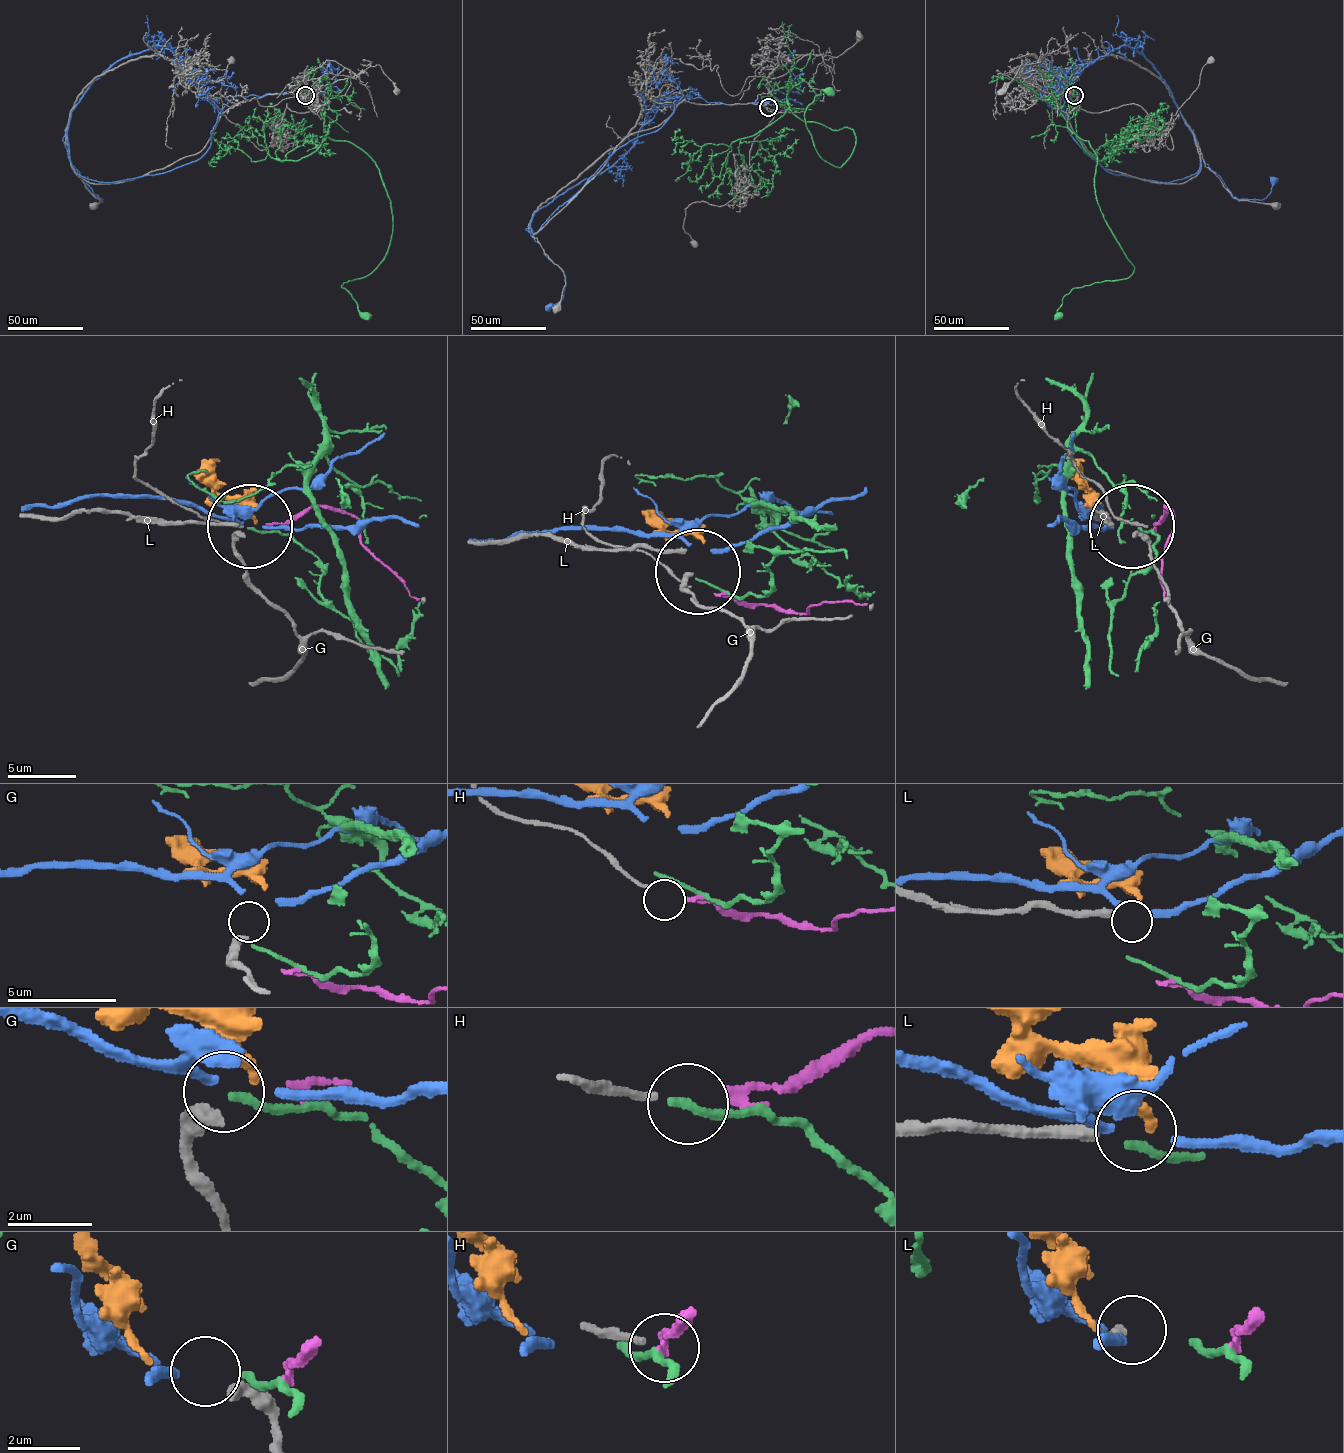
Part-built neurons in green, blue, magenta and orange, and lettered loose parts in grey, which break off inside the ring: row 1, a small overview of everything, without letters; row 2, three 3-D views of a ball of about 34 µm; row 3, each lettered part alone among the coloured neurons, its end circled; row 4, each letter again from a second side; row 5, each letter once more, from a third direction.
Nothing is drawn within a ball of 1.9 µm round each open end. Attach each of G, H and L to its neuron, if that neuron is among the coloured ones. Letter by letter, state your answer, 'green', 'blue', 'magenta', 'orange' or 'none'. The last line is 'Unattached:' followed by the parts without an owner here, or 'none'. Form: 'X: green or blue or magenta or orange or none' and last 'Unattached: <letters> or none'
G: none
H: magenta
L: none
Unattached: G, L

